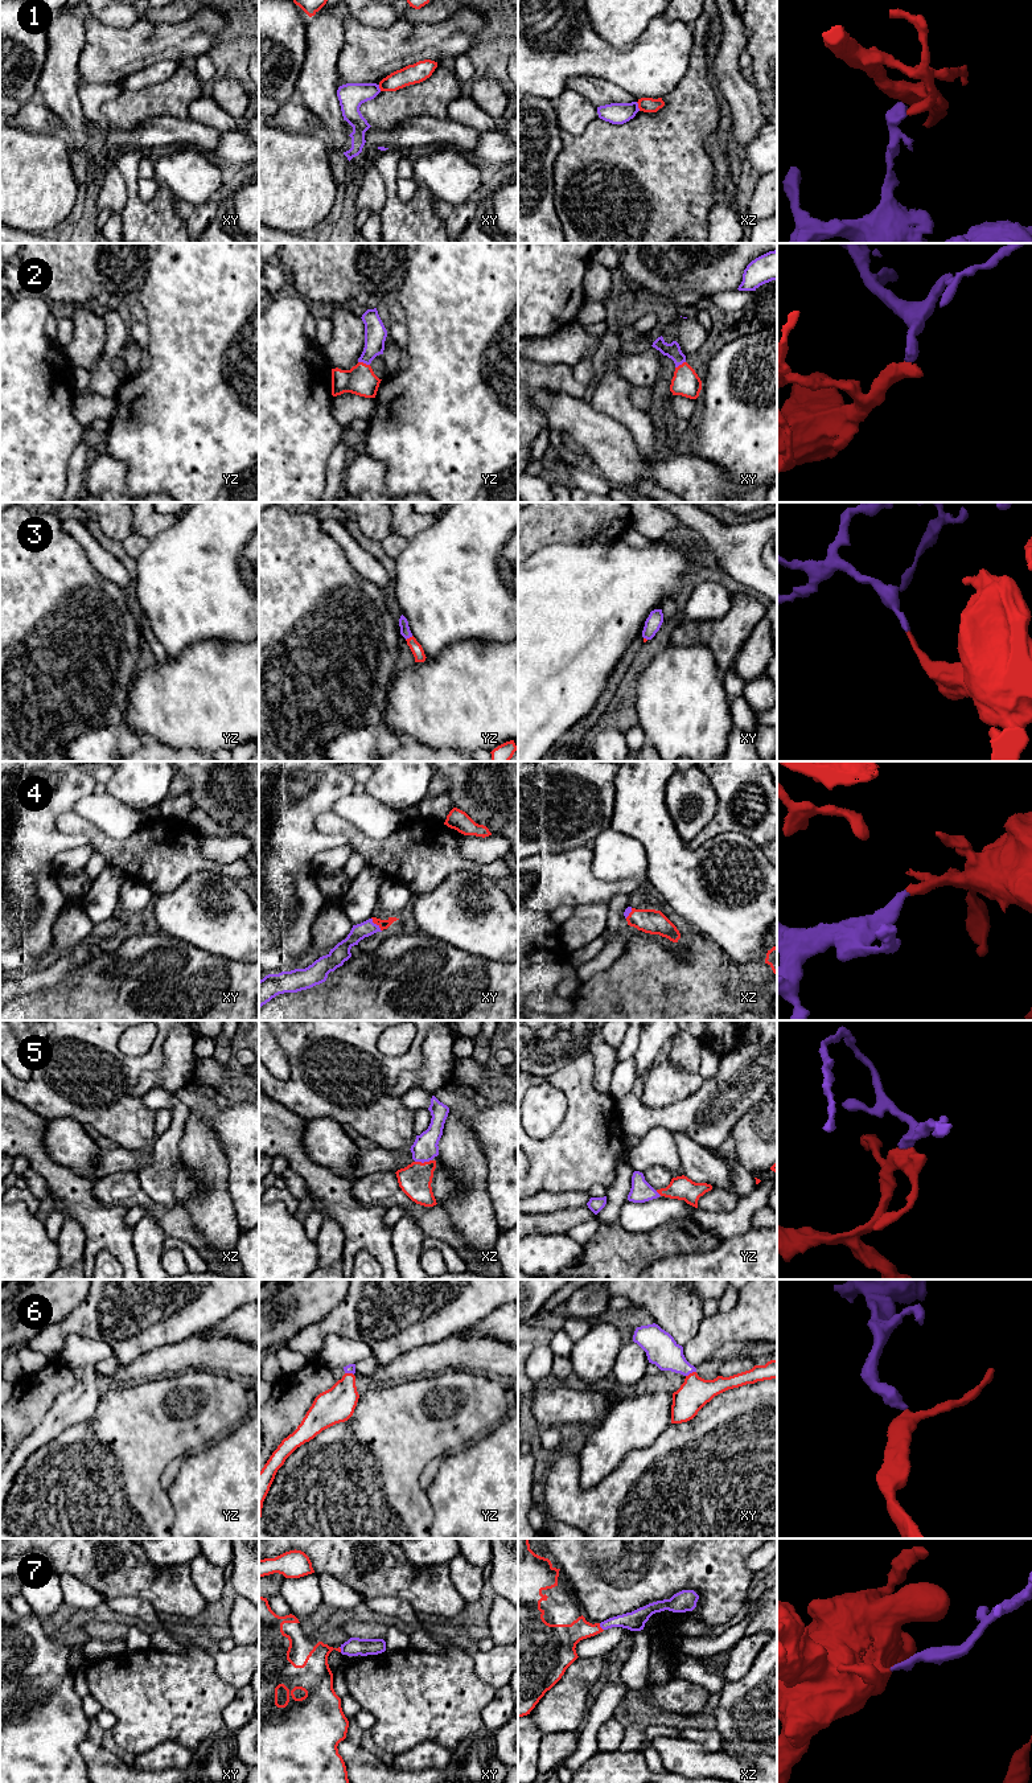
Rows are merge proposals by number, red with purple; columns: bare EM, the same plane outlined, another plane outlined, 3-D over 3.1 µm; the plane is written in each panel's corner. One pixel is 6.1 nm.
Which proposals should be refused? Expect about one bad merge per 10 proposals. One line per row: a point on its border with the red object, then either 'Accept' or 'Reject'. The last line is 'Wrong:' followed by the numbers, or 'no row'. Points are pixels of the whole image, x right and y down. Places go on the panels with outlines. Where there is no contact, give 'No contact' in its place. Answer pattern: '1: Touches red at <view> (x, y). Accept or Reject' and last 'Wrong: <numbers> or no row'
1: Touches red at xz (638, 106). Reject
2: Touches red at yz (362, 362). Accept
3: Touches red at yz (410, 637). Accept
4: Touches red at xy (375, 923). Accept
5: Touches red at xz (424, 1162). Accept
6: Touches red at xy (690, 1373). Accept
7: Touches red at xz (600, 1627). Accept
Wrong: 1

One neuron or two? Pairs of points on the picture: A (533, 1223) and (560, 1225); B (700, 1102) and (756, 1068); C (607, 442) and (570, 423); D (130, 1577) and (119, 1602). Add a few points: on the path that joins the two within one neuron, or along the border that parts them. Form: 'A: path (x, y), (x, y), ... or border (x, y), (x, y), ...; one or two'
A: path (539, 1223), (554, 1223); one
B: path (714, 1102), (723, 1100), (743, 1080); one
C: path (597, 434), (579, 423); one
D: border (106, 1598), (139, 1597), (151, 1606); two

